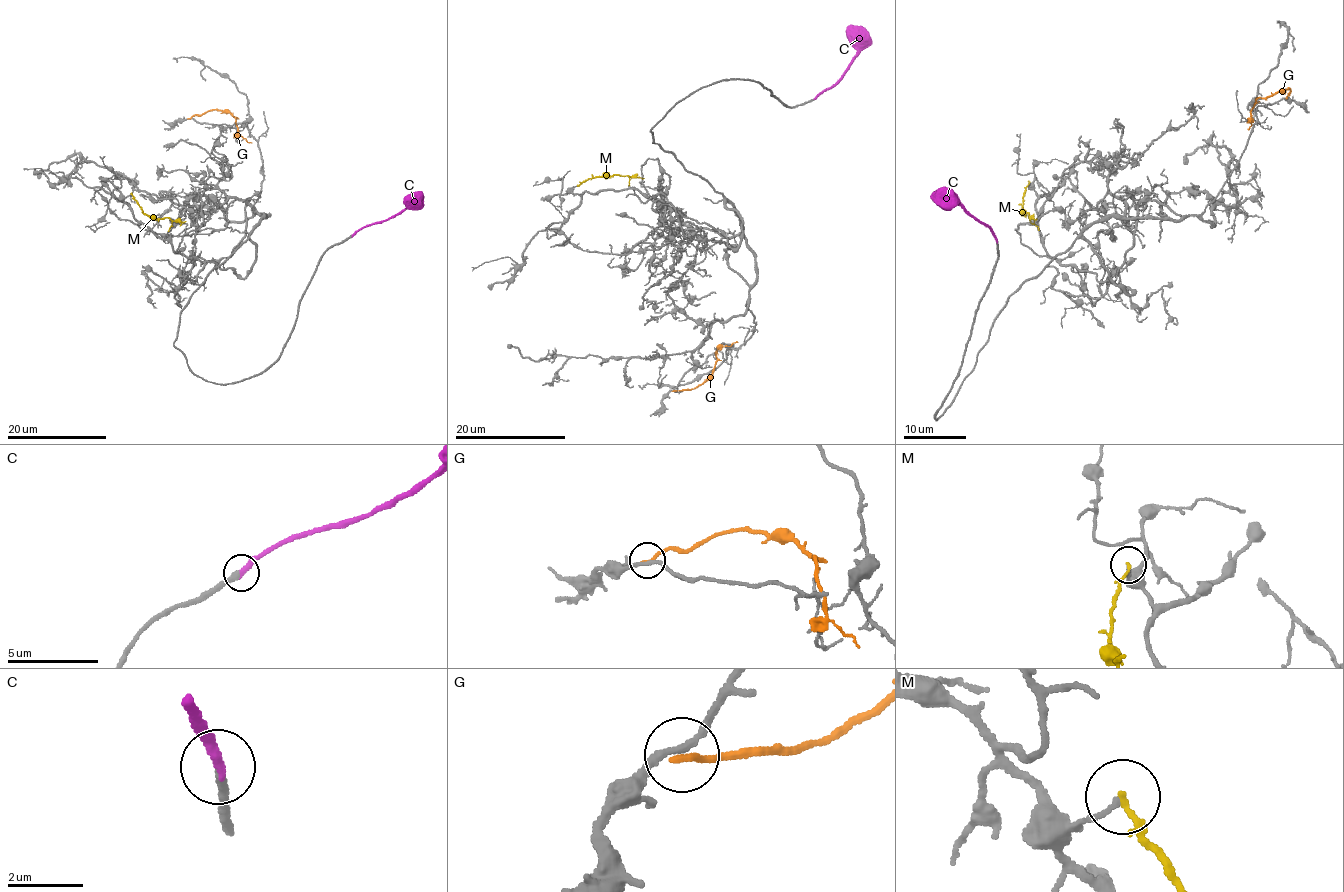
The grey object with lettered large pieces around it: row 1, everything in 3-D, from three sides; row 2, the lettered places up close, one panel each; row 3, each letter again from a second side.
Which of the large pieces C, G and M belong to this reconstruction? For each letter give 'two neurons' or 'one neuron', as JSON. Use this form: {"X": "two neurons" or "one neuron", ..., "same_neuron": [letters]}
{"C": "one neuron", "G": "two neurons", "M": "two neurons", "same_neuron": ["C"]}

